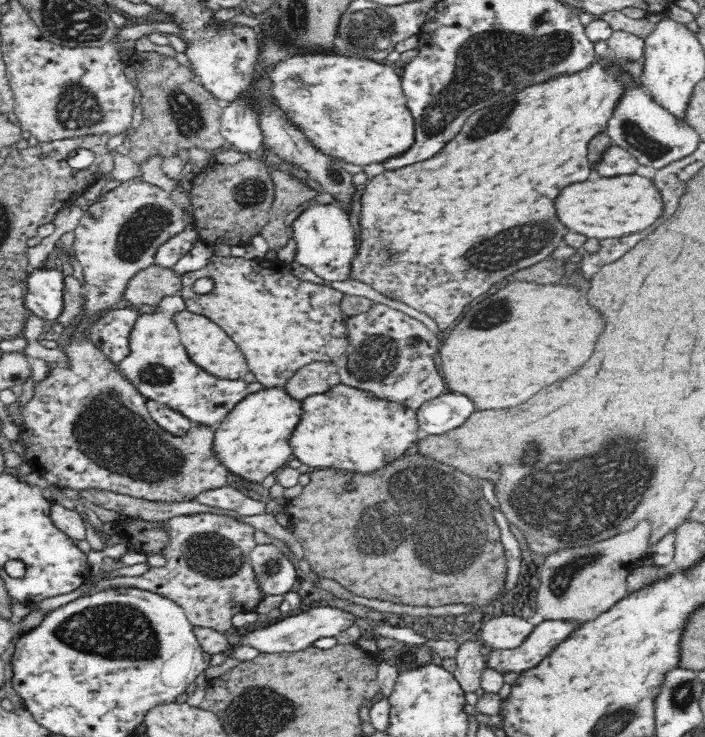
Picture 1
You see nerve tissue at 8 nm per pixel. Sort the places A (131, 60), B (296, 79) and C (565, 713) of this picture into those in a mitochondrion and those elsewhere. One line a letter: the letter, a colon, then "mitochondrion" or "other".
A: other
B: mitochondrion
C: other

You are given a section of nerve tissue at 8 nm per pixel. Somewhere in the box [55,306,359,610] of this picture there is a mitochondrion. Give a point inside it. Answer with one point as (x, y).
(113, 436)

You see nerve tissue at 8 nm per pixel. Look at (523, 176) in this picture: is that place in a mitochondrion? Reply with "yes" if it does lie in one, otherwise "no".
no

